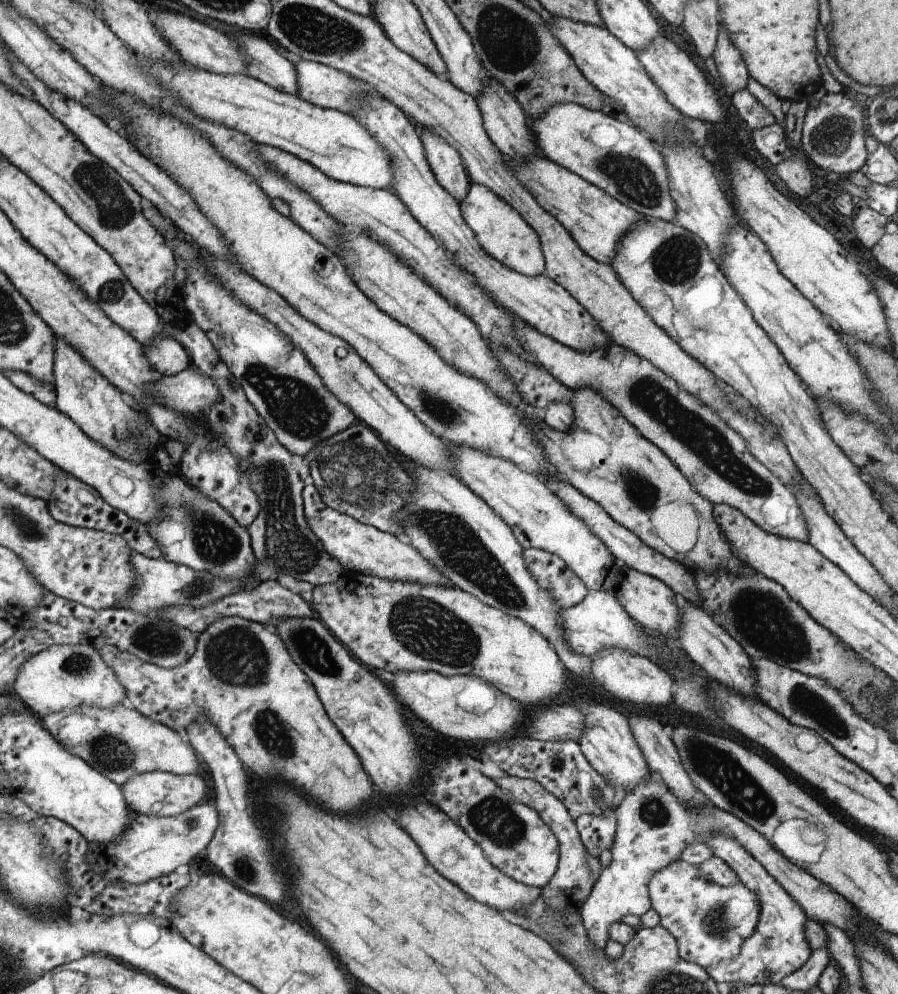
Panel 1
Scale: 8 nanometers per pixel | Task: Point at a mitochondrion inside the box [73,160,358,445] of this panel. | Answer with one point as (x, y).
(111, 291)

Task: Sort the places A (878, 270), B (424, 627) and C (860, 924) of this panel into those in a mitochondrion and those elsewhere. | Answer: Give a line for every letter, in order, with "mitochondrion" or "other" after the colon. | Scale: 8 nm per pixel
A: other
B: mitochondrion
C: other

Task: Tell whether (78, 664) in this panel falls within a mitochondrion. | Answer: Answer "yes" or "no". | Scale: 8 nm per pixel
yes

